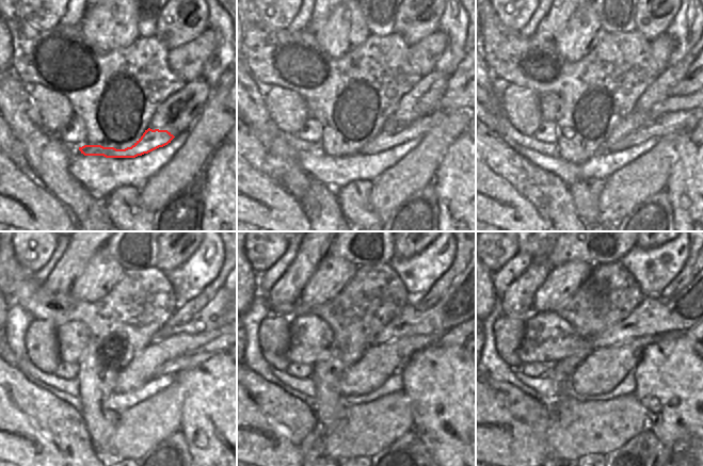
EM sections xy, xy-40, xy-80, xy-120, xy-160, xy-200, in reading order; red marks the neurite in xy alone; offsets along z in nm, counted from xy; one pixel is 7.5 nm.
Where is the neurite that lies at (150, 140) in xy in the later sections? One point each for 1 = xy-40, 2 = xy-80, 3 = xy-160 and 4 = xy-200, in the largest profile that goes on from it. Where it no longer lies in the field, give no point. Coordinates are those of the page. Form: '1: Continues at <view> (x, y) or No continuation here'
1: Continues at xy-40 (387, 139)
2: Continues at xy-80 (669, 123)
3: Continues at xy-160 (452, 337)
4: Continues at xy-200 (692, 332).

